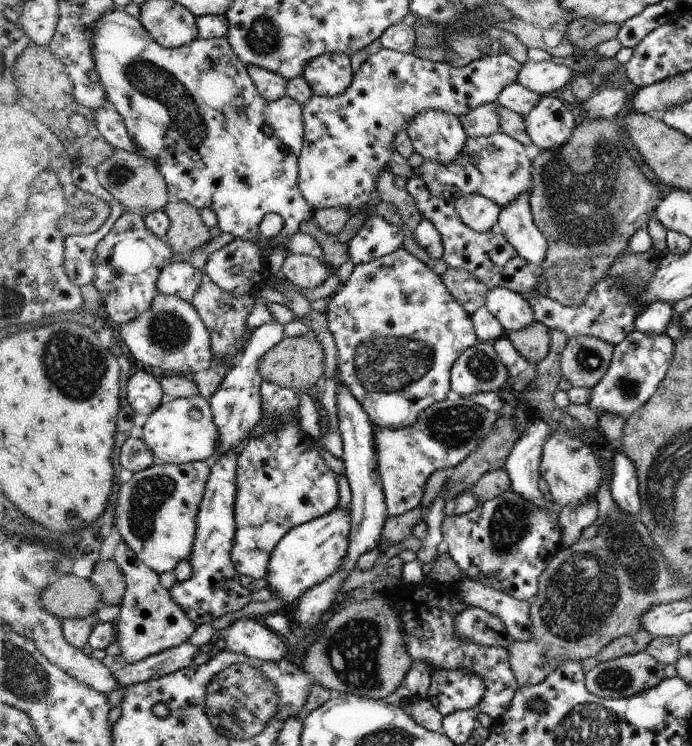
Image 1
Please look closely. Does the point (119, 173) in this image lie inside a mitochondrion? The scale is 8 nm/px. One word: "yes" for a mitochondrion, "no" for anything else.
yes

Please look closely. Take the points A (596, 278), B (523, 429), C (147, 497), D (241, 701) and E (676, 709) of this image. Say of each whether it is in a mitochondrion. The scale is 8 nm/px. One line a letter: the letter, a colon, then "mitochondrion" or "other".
A: other
B: other
C: mitochondrion
D: mitochondrion
E: other

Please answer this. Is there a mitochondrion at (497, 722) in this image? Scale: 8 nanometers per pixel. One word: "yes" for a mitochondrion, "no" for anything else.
no

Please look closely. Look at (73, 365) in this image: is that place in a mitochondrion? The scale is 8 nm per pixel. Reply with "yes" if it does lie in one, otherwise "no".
yes

